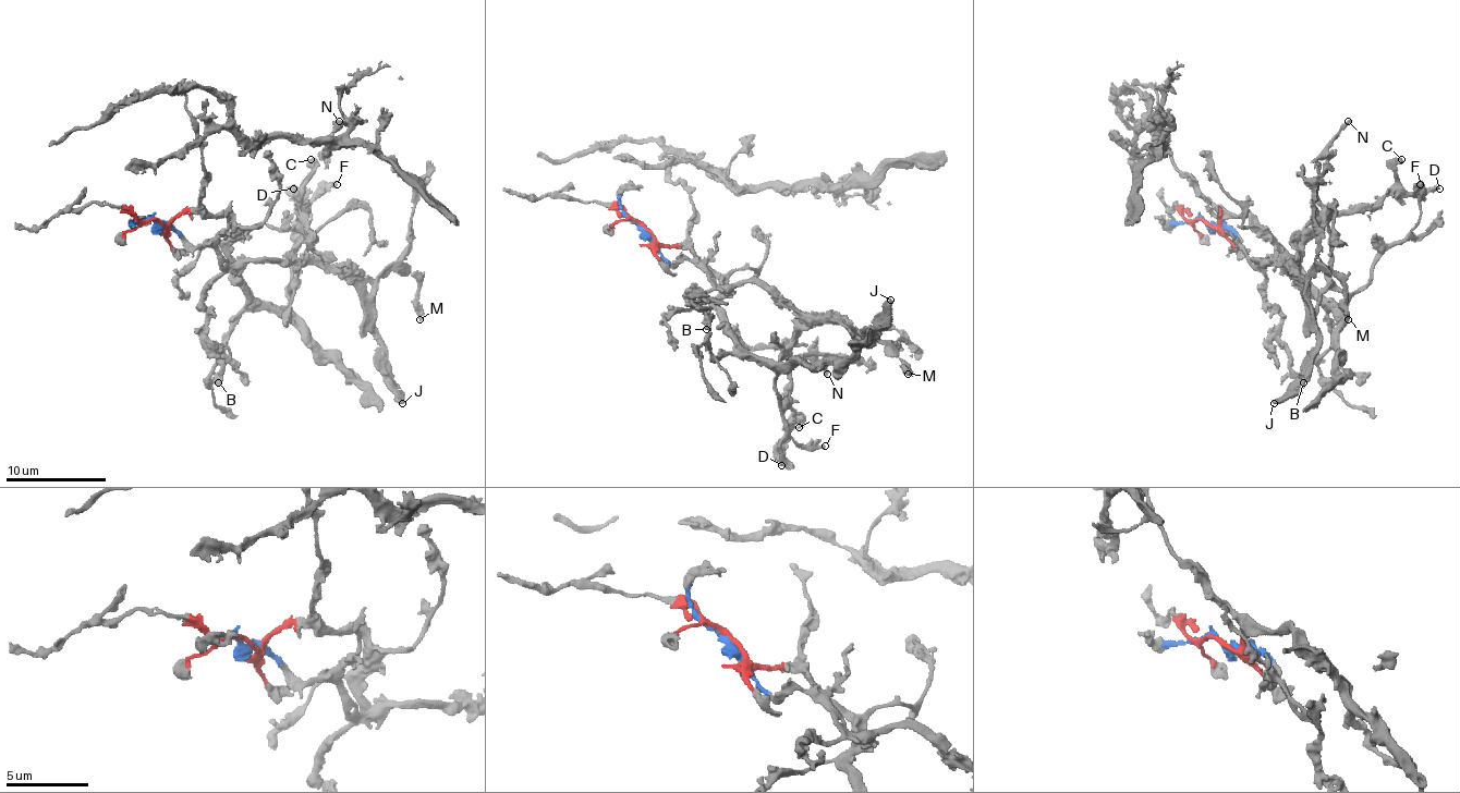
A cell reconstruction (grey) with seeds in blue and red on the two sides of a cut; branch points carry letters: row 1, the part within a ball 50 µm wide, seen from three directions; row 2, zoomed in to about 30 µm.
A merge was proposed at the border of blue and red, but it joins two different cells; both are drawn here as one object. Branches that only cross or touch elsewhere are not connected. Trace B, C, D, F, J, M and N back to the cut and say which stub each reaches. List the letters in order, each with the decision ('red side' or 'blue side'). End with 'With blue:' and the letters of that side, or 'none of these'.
B: blue side
C: blue side
D: blue side
F: red side
J: blue side
M: blue side
N: blue side
With blue: B, C, D, J, M, N

